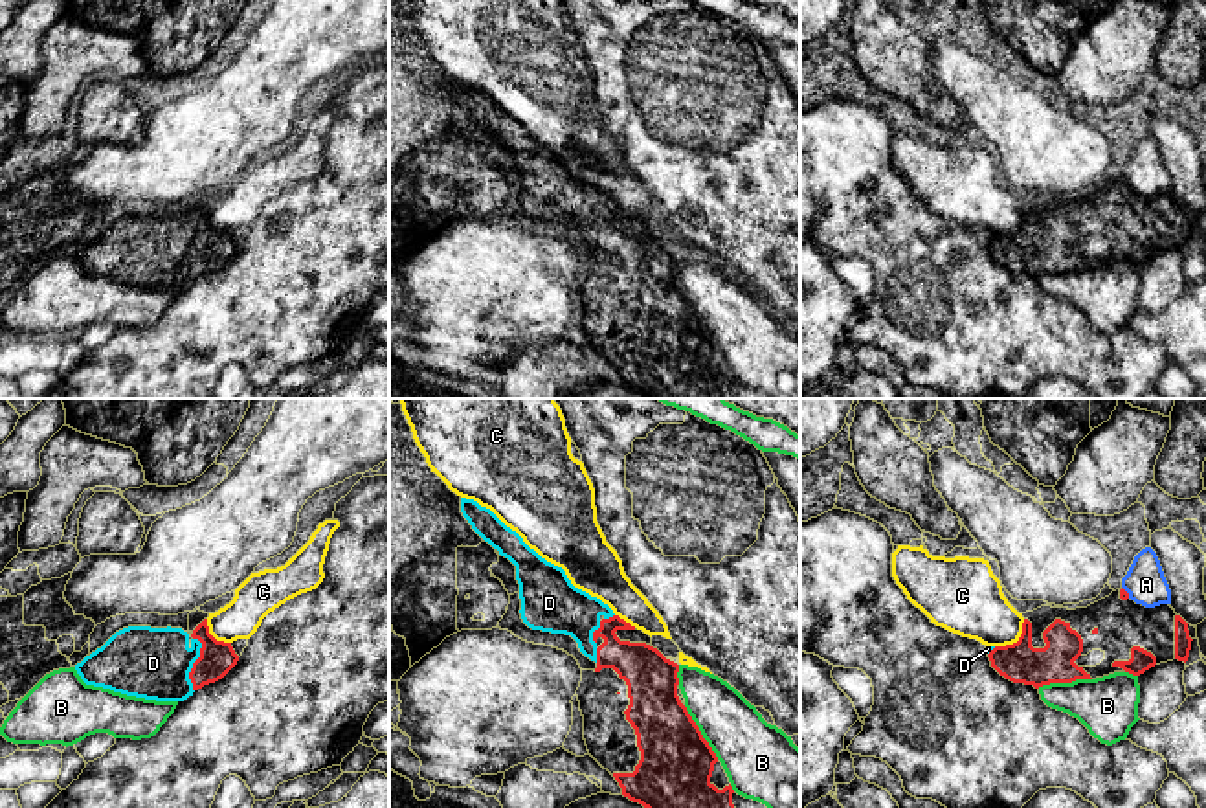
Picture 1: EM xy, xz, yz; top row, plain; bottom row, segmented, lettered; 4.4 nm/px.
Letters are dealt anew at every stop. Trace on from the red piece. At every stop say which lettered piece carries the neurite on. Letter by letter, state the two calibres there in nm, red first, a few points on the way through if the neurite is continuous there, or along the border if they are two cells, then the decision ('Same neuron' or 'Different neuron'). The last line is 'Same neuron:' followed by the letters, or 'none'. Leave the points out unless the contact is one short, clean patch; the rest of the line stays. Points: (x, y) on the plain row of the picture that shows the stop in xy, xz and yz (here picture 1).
A: Thickness 50 nm (red) against 180 nm. Boundary: yz (1122, 175), (1129, 186). Different neuron
B: Thickness 340 nm (red) against 300 nm. Different neuron
C: Thickness 180 nm (red) against 280 nm. Boundary: yz (1025, 208), (1023, 221), (1016, 230), (995, 235). Different neuron
D: Thickness 160 nm (red) against 320 nm. Path across: xy (217, 246), (193, 254), (153, 252). Same neuron
Same neuron: D

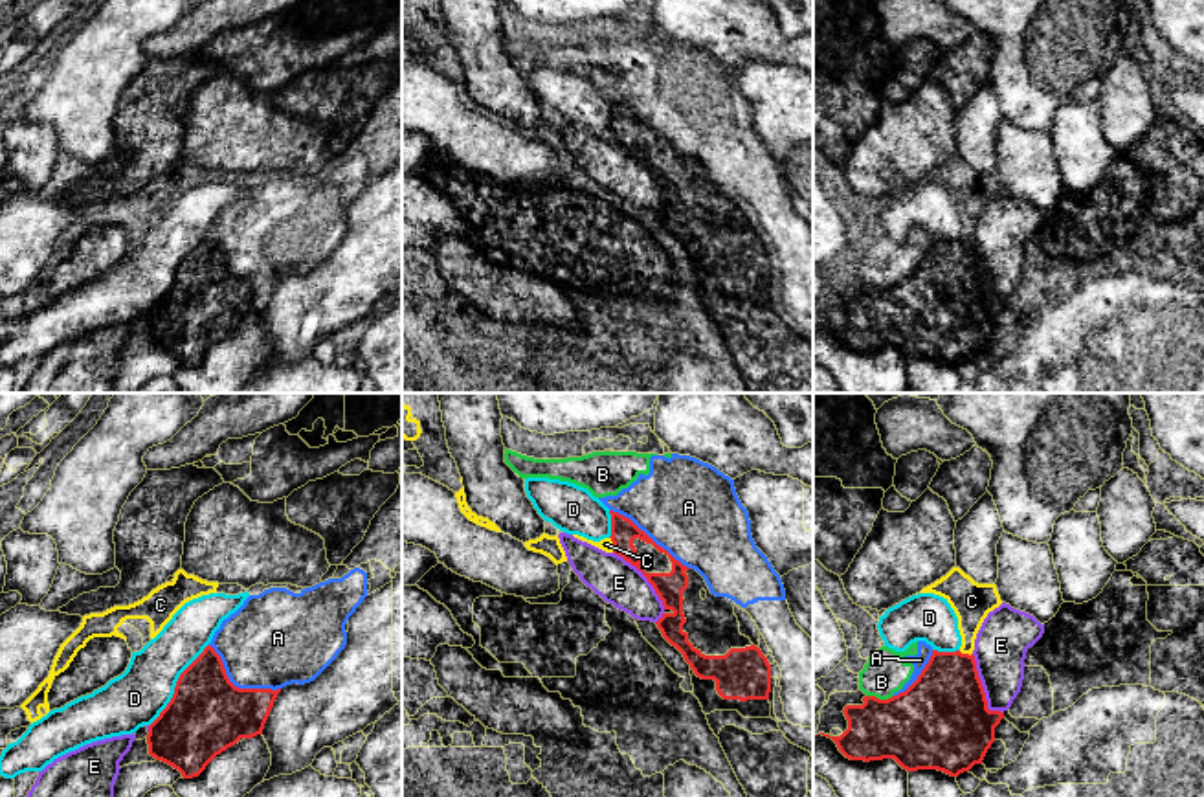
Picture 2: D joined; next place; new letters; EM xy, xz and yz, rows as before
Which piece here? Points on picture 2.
A: Thickness 340 nm (red) against 400 nm. Different neuron
B: Thickness 360 nm (red) against 190 nm. Boundary: yz (867, 283), (892, 285). Different neuron
C: Thickness 110 nm (red) against 60 nm. Boundary: xz (610, 125), (613, 140). Different neuron
D: Thickness 340 nm (red) against 240 nm. Boundary: xy (208, 232), (180, 263), (171, 289), (149, 314). Different neuron
E: Thickness 420 nm (red) against 240 nm. Different neuron
Same neuron: none

